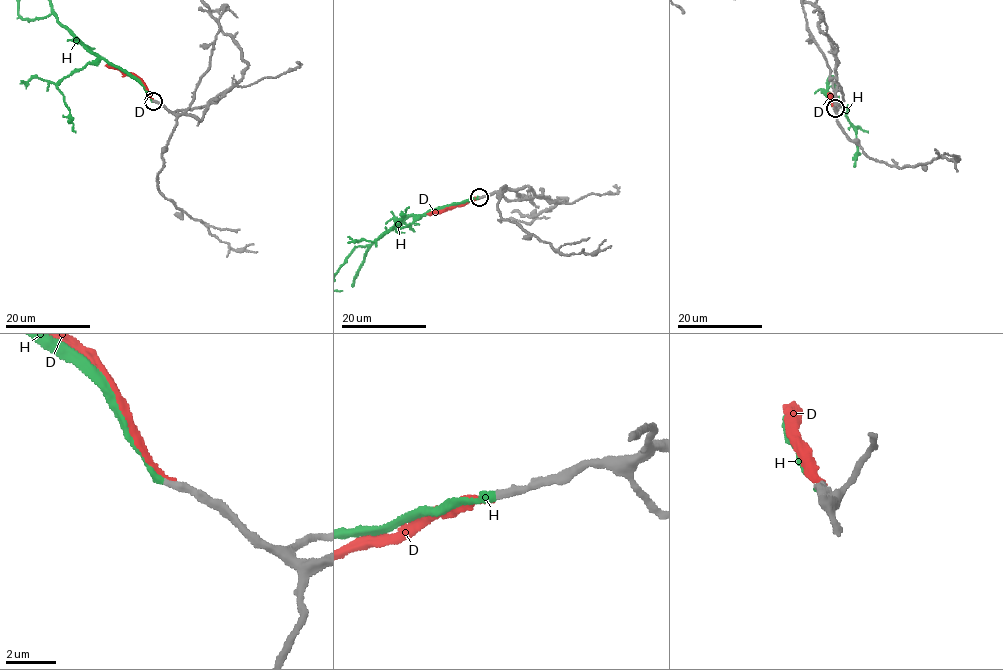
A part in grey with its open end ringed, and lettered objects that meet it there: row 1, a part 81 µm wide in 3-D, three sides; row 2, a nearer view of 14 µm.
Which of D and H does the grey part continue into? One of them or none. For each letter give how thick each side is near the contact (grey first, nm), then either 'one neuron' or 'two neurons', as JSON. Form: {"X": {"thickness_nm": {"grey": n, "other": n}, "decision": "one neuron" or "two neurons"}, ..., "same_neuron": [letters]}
{"D": {"thickness_nm": {"grey": 340, "other": 240}, "decision": "two neurons"}, "H": {"thickness_nm": {"grey": 320, "other": 280}, "decision": "one neuron"}, "same_neuron": ["H"]}

